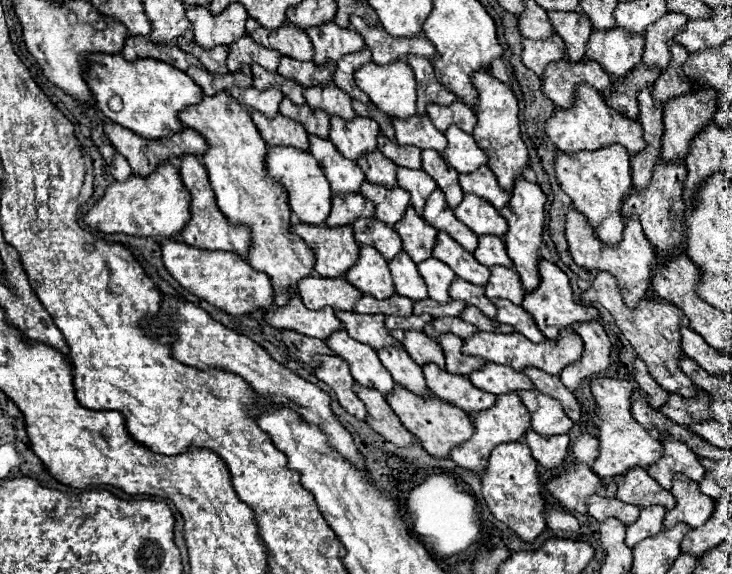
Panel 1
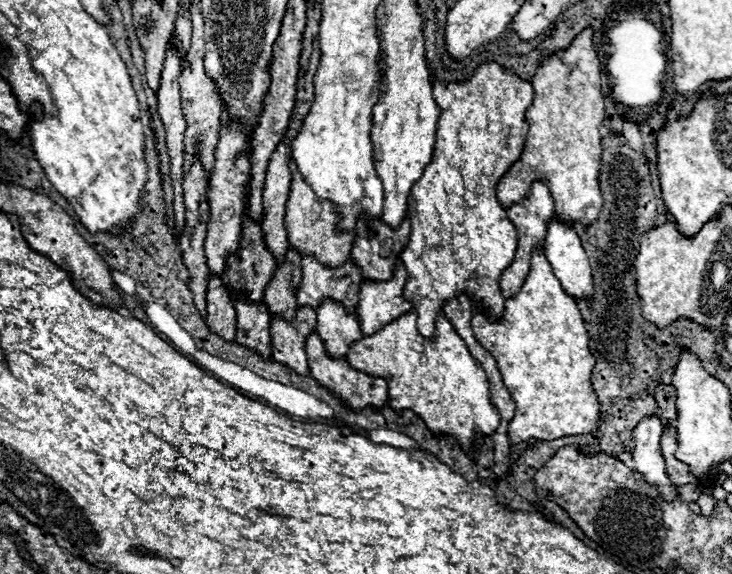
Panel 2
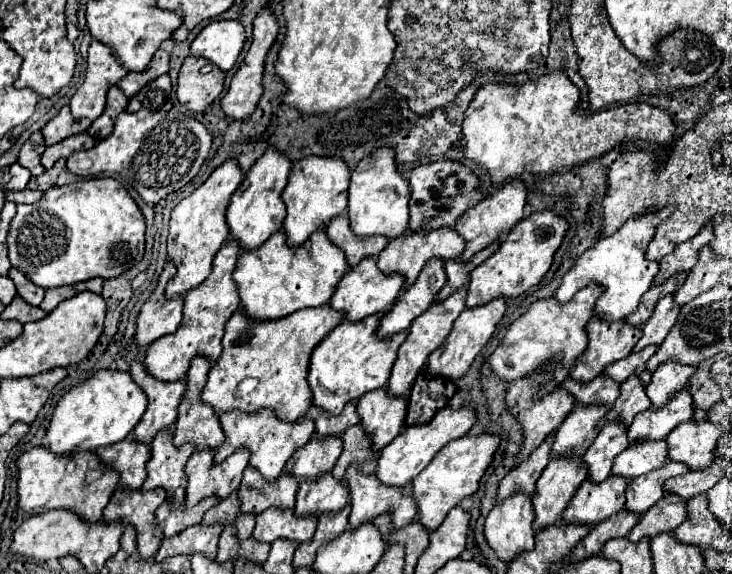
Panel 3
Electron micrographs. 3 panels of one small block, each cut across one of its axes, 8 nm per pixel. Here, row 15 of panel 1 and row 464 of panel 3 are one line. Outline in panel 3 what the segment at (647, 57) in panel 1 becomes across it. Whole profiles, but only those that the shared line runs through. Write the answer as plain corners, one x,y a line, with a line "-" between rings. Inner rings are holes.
666,462
662,468
644,474
642,478
636,478
626,488
626,512
632,514
644,514
650,506
654,506
664,496
664,482
672,476
686,474
688,466
680,462

